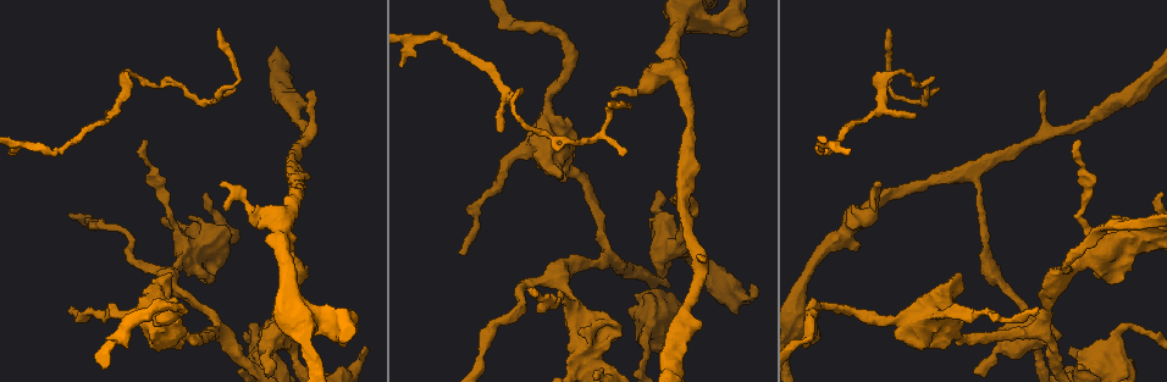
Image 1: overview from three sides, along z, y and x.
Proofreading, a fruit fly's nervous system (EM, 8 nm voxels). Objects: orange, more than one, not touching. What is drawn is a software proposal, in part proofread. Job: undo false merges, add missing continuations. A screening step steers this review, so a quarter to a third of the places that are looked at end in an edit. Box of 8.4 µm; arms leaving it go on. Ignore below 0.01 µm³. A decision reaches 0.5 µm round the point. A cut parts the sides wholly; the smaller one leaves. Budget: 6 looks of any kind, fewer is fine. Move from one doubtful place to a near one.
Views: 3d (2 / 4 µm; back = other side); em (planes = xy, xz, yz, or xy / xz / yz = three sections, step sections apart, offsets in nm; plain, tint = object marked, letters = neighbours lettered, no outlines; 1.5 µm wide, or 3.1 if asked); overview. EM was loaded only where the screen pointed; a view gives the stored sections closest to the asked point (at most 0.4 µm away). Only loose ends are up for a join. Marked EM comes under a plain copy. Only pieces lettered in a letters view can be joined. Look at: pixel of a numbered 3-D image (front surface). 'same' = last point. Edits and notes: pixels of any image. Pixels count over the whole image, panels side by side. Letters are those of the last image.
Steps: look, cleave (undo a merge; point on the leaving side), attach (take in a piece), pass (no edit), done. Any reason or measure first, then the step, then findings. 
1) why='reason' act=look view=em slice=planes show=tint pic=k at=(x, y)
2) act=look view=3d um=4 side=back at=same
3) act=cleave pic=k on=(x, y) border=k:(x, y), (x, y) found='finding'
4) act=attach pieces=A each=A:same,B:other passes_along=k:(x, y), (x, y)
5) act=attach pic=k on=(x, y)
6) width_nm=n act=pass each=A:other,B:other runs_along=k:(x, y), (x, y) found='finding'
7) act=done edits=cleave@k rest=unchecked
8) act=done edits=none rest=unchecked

why='long arm stops here' act=look view=3d um=4 pic=1 at=(1039, 309)

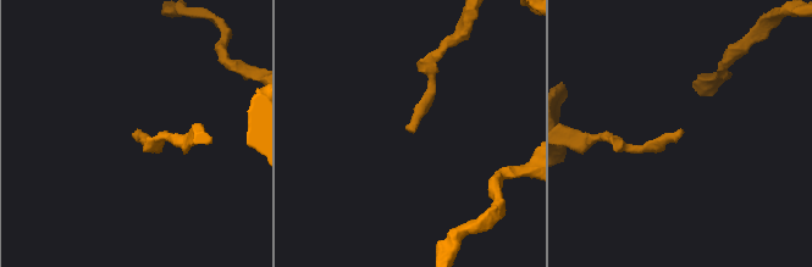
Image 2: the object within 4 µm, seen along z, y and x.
act=look view=em slice=planes show=letters pic=2 at=(141, 132)

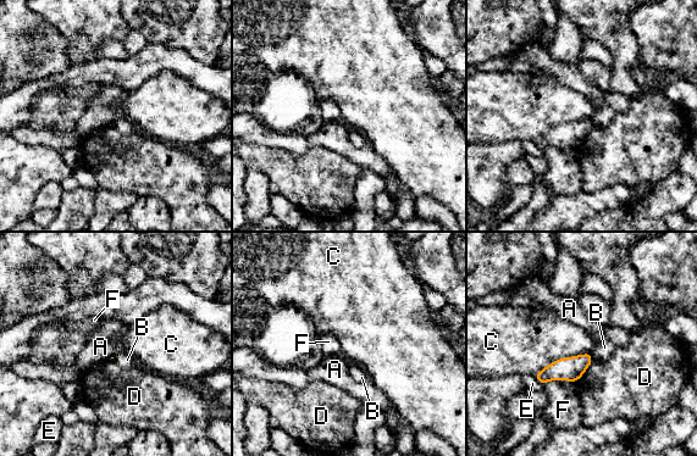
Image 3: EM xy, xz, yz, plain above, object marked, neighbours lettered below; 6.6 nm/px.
act=pass each=A:other,B:other,C:other,D:other,E:other,F:other border=3:(591, 351), (559, 357), (532, 376) found='none of them fits'

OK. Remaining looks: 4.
why='abrupt turn' act=look view=em slice=planes show=tint pic=1 at=(628, 104)

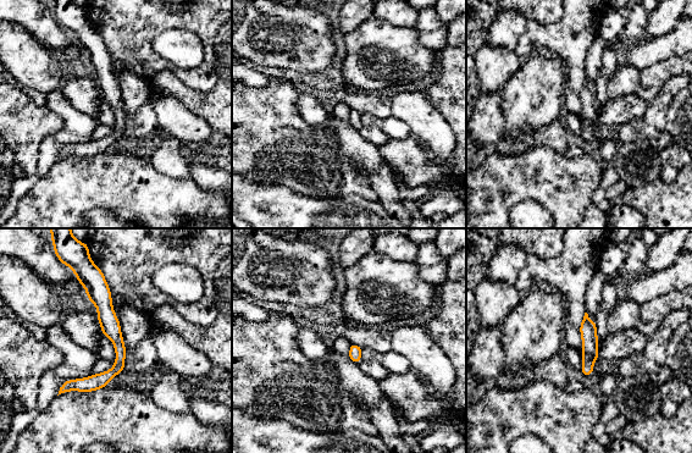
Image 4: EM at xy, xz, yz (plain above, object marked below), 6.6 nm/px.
act=look view=em slice=planes show=letters at=same

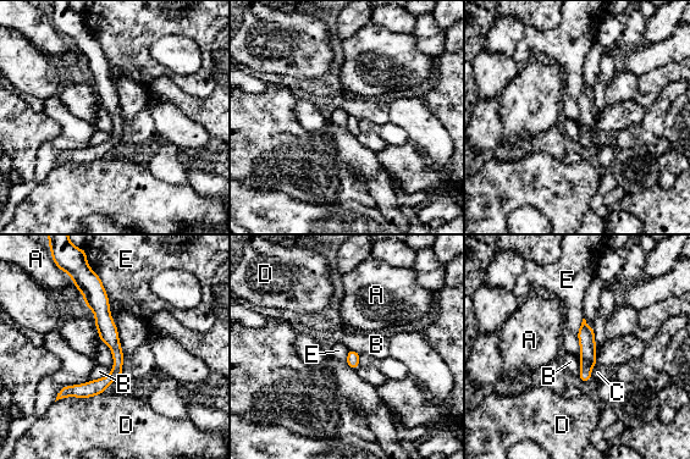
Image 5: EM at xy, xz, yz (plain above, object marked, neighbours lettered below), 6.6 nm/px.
width_nm=80 longest_contact=E:380nm act=pass each=A:other,B:other,C:other,D:other,E:other found='one cell here'

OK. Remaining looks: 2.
why='side arm on a straight run' act=look view=em slice=planes show=letters pic=1 at=(970, 173)

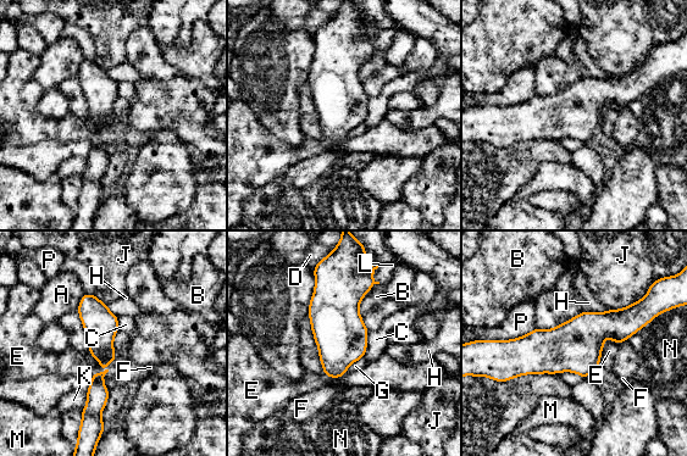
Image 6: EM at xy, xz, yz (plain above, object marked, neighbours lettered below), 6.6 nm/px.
act=pass each=A:other,B:other,C:other,D:other,E:other,F:other,G:other,H:other,J:other,K:other,L:other,M:other,N:other,P:other found='all the same cell'

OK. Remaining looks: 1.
act=done edits=none rest=unchecked

